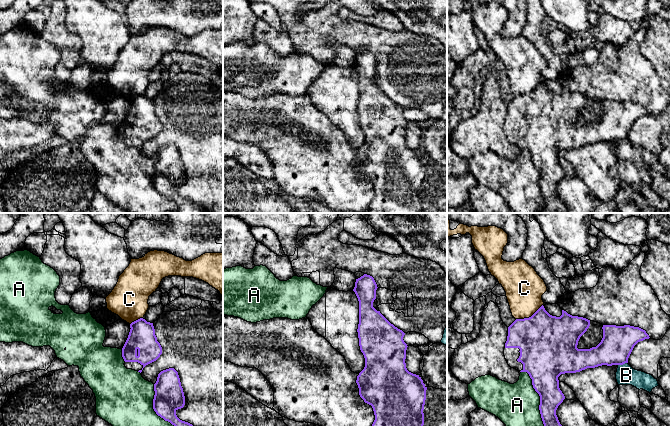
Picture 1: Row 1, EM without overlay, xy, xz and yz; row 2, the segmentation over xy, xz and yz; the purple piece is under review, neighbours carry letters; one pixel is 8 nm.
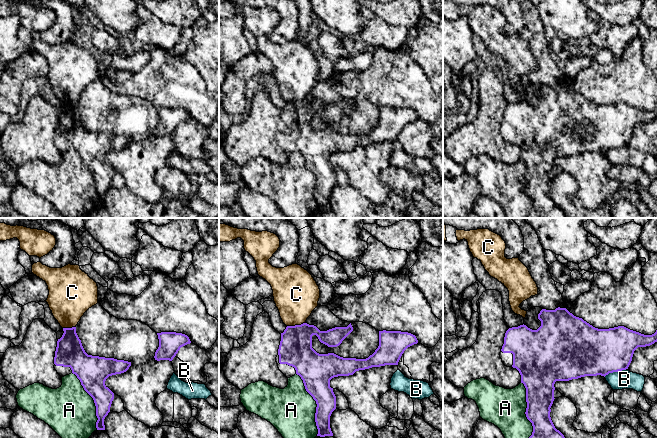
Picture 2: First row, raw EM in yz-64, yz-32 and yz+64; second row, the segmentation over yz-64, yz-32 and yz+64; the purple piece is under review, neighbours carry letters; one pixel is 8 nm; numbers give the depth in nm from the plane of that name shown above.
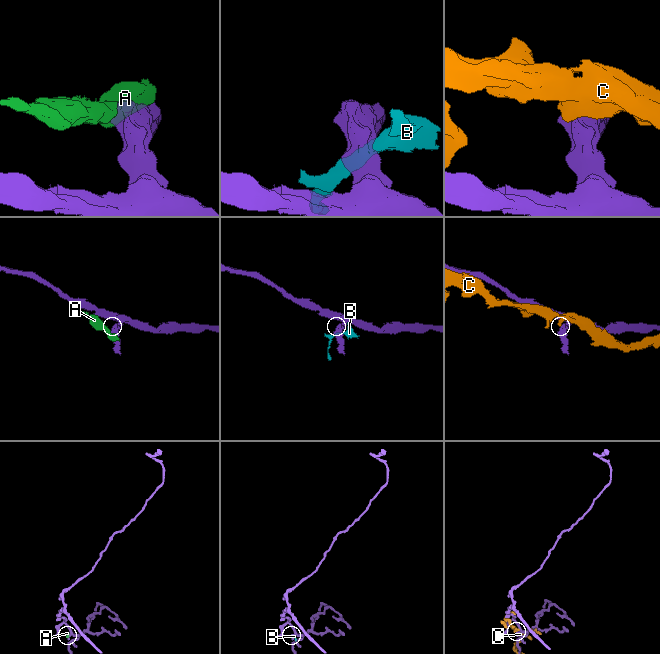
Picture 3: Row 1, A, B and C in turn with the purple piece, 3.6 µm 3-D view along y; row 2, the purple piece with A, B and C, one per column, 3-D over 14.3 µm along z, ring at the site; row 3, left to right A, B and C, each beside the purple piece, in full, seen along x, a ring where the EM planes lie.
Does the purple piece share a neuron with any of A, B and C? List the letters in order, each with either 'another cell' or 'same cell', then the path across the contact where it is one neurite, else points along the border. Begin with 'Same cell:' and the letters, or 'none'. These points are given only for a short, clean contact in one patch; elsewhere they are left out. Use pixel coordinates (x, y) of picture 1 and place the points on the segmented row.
Same cell: none
A: another cell
B: another cell | along yz (627, 362), (618, 365)
C: another cell | along yz (542, 304), (530, 316), (516, 319)

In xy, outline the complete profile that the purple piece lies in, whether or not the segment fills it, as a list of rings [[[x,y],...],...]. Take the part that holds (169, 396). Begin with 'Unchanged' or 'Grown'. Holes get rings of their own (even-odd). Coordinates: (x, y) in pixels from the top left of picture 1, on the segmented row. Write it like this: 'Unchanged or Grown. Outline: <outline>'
Unchanged. Outline: [[[174,368],[158,374],[154,391],[153,409],[158,416],[174,426],[193,426],[176,415],[176,411],[185,405],[185,396],[178,372]]]

